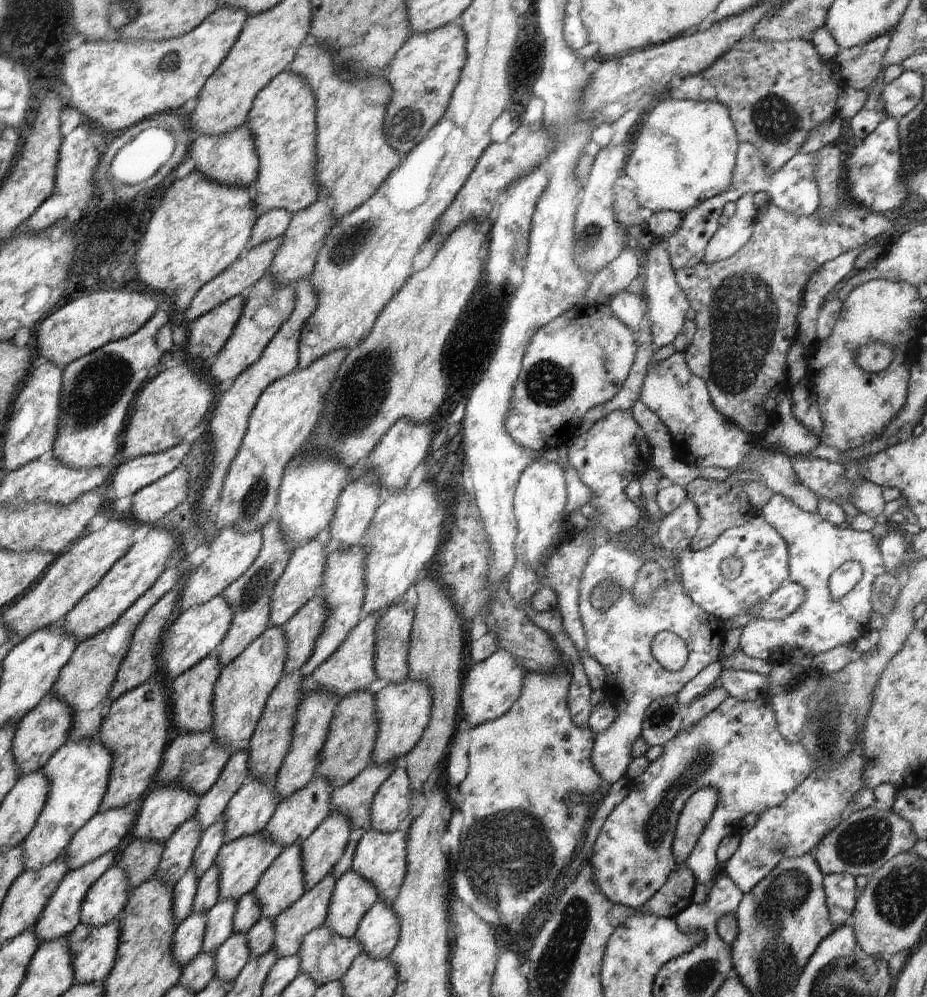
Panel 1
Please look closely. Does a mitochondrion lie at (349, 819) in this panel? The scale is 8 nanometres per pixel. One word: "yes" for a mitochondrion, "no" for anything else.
no

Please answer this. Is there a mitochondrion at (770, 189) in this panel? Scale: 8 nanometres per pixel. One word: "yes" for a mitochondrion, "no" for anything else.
no

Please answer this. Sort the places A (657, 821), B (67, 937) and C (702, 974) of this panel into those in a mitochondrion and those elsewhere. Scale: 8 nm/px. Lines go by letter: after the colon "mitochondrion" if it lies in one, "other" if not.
A: mitochondrion
B: other
C: mitochondrion

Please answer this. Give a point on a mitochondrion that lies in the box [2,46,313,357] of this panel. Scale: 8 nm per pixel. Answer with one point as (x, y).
(168, 63)

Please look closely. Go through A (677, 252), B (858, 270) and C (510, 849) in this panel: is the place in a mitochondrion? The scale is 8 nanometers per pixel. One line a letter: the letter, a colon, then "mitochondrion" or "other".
A: other
B: other
C: mitochondrion

